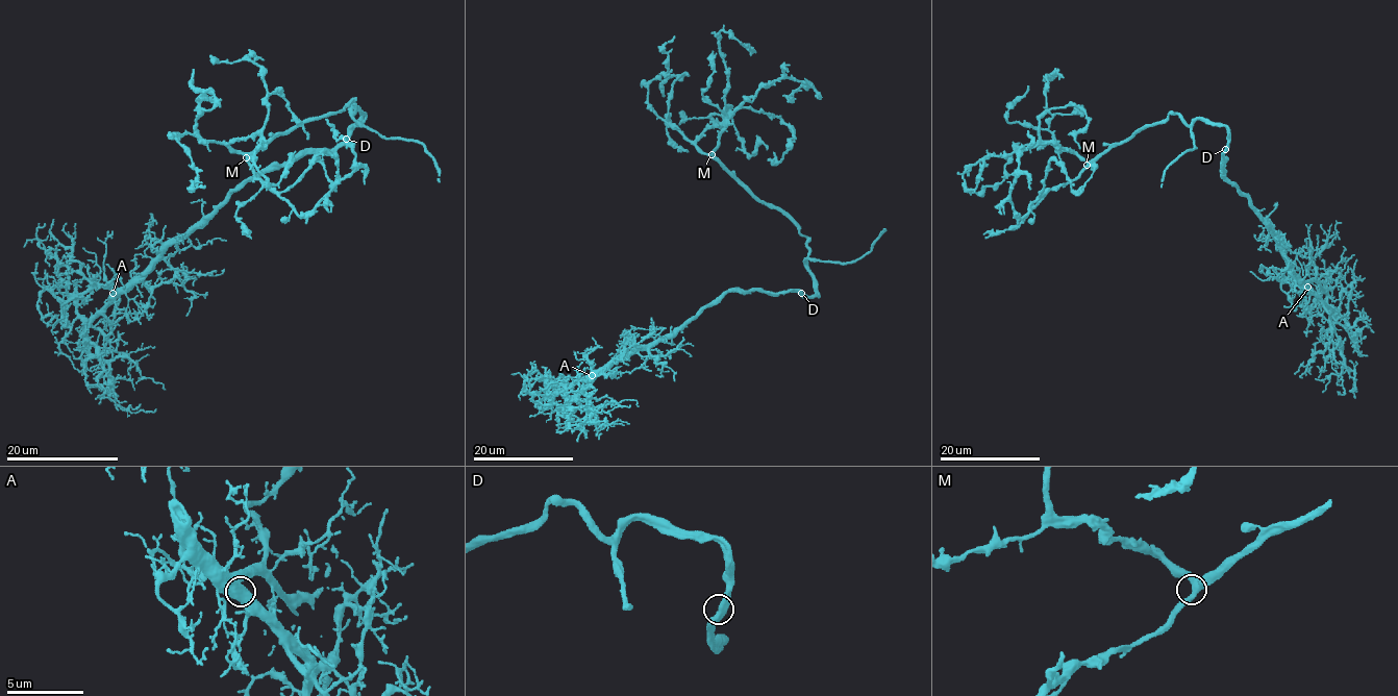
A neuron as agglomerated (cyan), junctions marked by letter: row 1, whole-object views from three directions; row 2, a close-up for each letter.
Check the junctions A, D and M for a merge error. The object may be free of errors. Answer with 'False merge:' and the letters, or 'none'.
False merge: none

